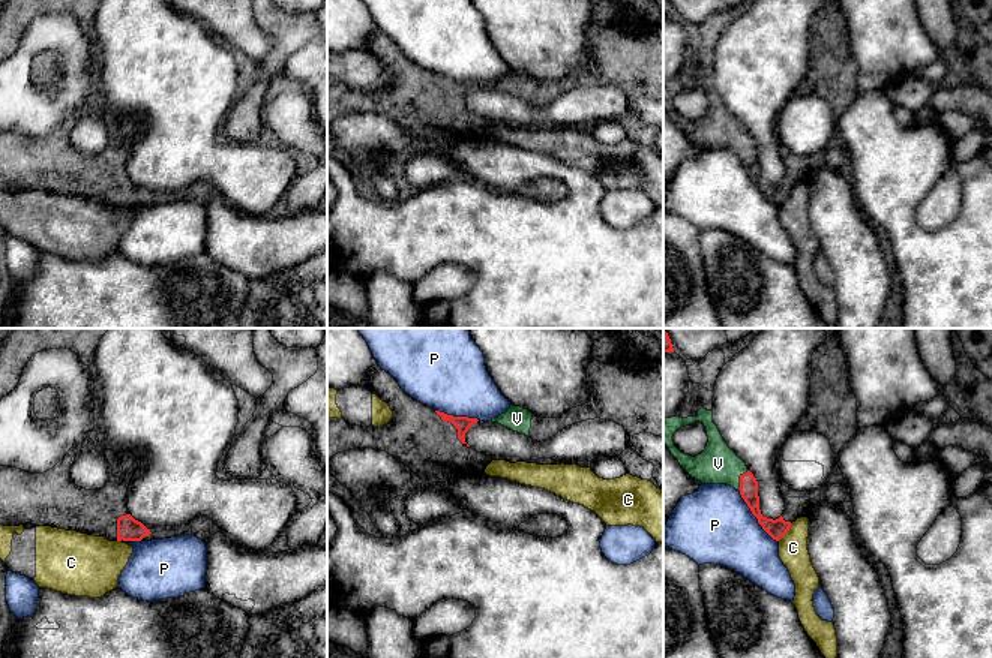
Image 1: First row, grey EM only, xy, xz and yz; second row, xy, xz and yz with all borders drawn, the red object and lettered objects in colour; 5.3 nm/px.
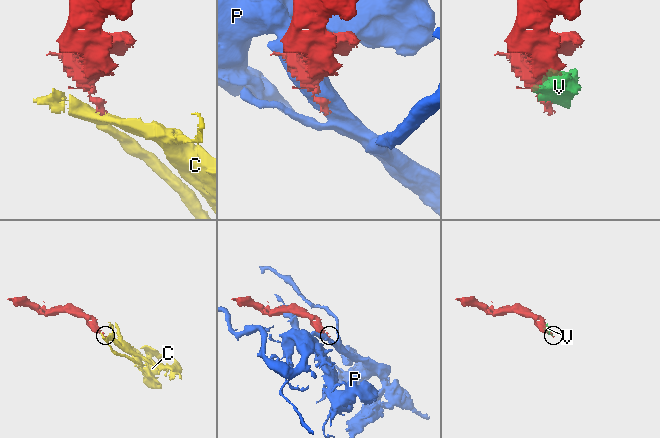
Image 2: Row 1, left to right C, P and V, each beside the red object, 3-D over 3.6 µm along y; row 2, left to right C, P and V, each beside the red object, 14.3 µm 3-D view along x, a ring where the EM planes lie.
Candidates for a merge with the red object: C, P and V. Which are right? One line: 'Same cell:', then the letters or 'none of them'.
Same cell: V

